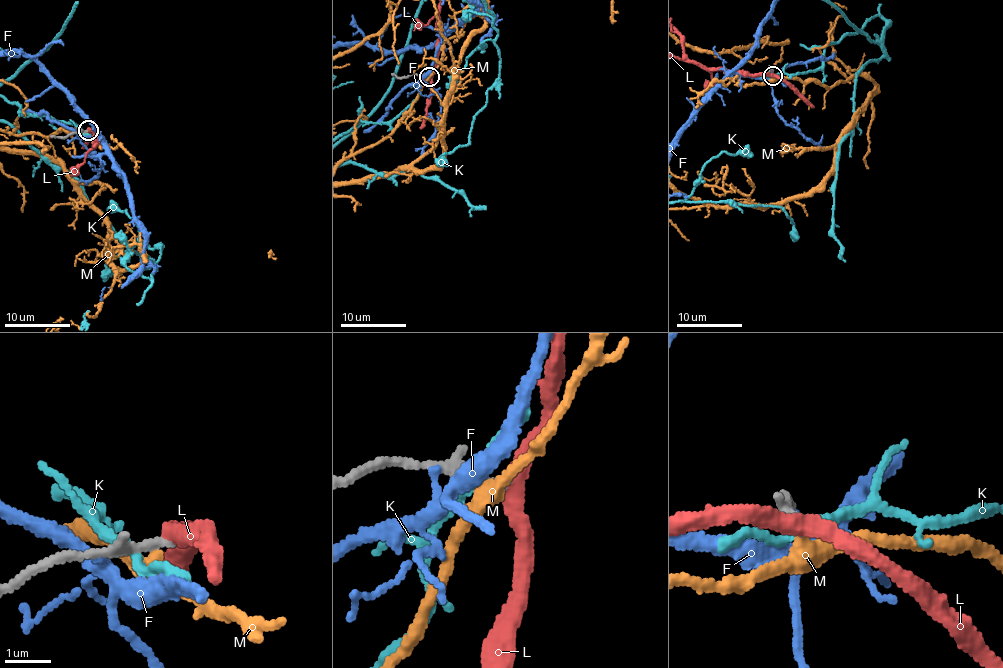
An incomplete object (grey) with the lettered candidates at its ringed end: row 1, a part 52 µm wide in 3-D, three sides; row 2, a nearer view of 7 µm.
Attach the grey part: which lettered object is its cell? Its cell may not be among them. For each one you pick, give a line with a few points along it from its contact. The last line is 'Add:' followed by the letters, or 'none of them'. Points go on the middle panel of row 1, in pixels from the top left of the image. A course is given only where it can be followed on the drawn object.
Add: L

